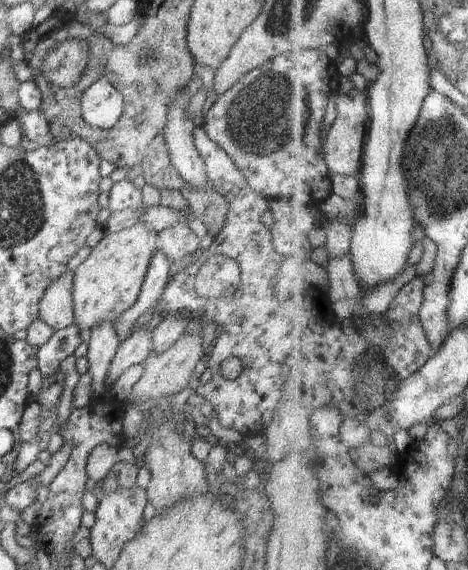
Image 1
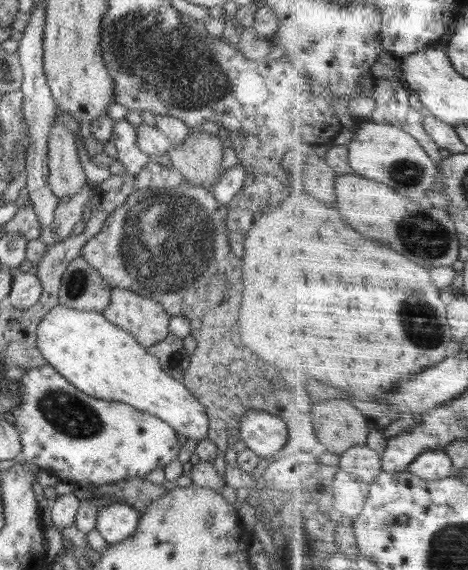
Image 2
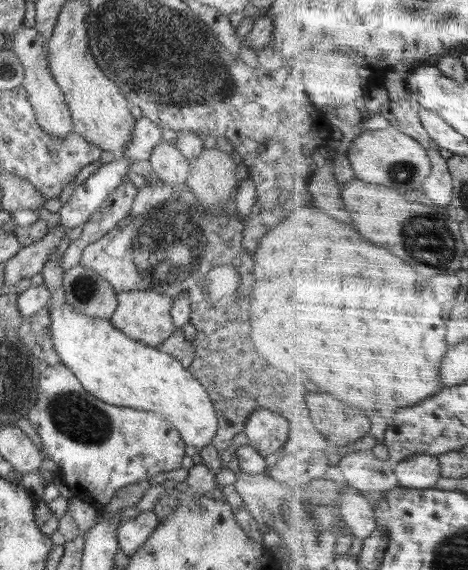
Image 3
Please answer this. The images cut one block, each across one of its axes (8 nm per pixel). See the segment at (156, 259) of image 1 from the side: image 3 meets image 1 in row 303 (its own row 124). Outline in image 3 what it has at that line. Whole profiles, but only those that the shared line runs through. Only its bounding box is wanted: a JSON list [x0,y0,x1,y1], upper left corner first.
[124,117,162,161]

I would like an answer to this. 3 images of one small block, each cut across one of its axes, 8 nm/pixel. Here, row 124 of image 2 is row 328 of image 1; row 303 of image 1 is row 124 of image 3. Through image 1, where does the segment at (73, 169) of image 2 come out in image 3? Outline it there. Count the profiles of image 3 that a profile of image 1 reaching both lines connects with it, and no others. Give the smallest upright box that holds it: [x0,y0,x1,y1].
[10,25,74,137]

